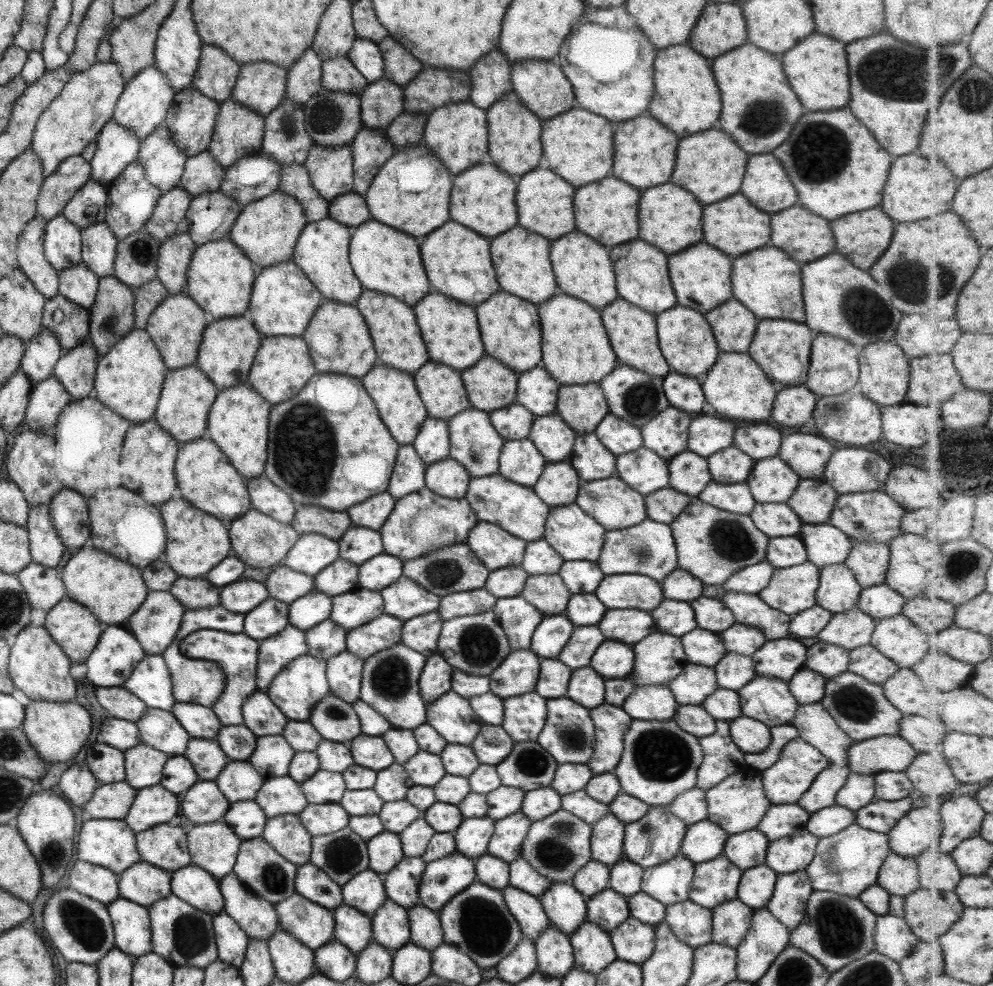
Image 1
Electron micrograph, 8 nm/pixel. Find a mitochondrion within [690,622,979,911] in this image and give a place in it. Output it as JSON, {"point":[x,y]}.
{"point":[851,701]}

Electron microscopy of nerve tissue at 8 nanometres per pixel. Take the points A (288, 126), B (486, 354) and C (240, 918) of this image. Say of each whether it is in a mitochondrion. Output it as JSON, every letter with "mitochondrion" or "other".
{"A":"mitochondrion","B":"other","C":"other"}

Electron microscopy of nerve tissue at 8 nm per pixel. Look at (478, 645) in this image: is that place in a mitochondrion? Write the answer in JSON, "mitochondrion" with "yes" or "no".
{"mitochondrion":"yes"}

